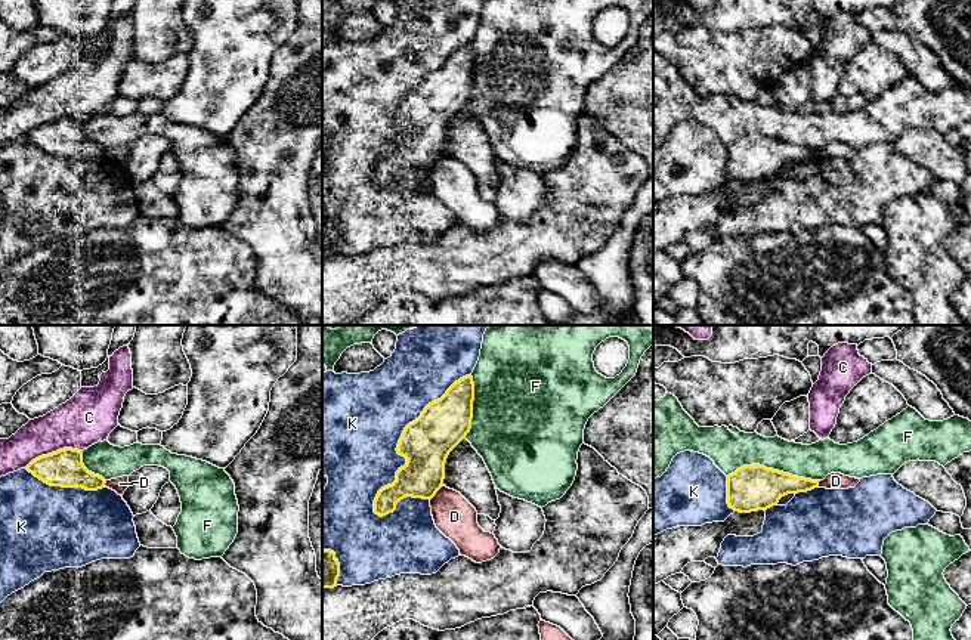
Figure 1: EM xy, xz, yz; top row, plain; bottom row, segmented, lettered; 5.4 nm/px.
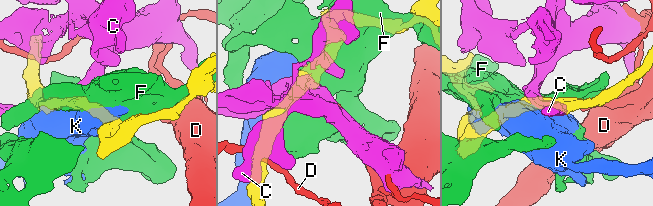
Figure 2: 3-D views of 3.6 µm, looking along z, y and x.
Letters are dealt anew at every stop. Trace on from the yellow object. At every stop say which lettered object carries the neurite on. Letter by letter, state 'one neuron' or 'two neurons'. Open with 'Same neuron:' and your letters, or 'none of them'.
Same neuron: none of them
C: two neurons
D: two neurons
F: two neurons
K: two neurons

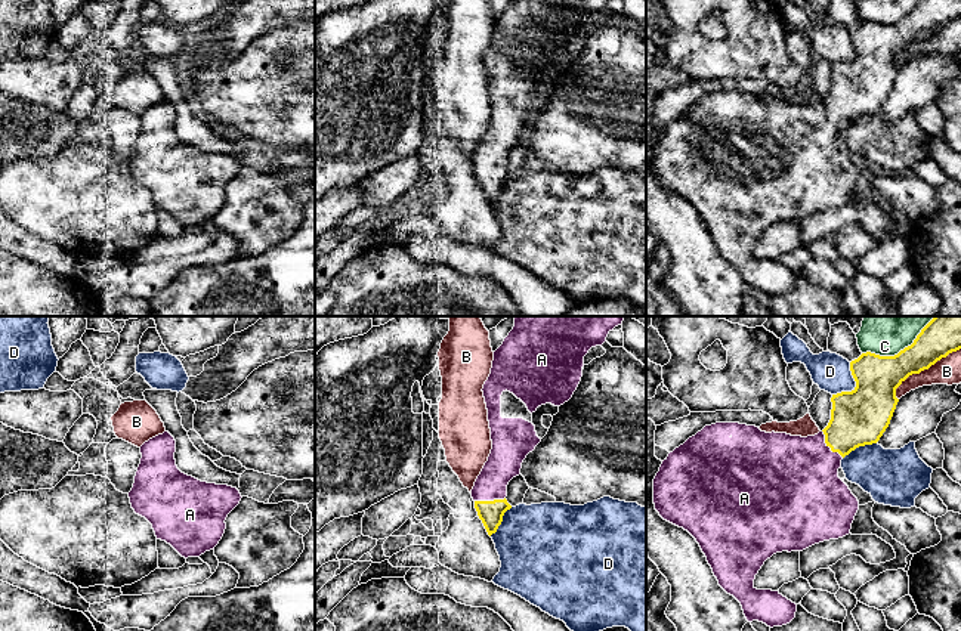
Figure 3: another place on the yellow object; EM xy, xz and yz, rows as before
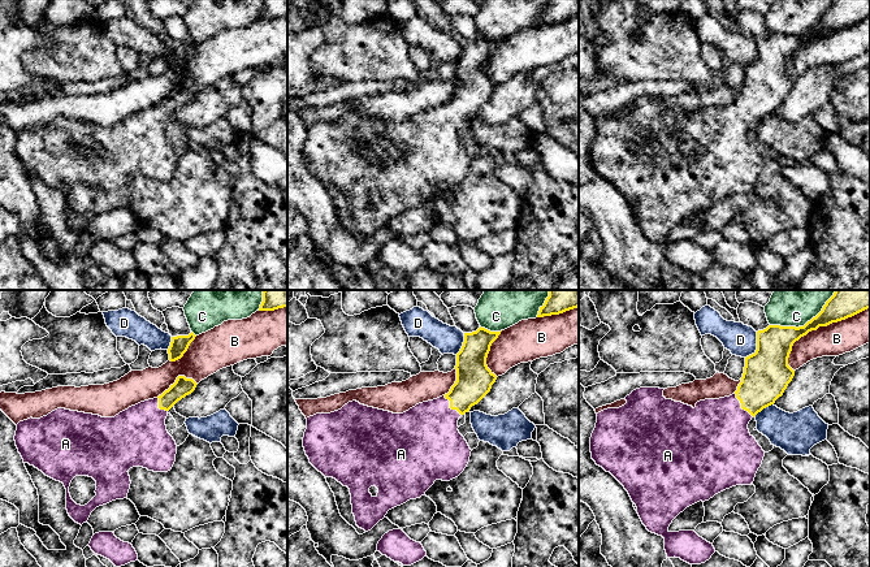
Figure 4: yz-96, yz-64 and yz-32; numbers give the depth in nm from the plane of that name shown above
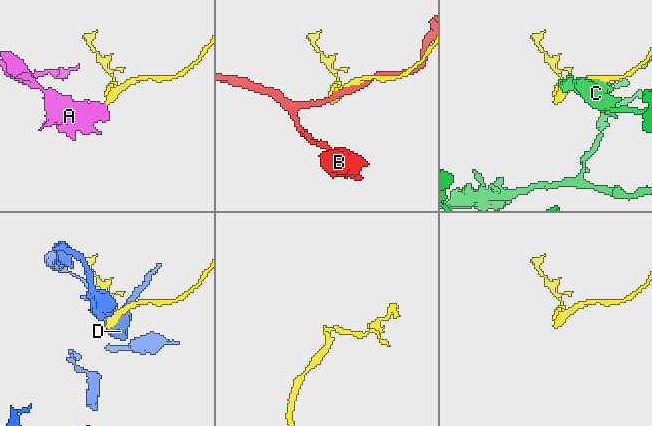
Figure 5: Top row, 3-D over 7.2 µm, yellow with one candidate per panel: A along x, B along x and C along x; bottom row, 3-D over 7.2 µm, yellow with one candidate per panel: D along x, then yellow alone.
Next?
Same neuron: A
A: one neuron
B: two neurons
C: two neurons
D: two neurons

